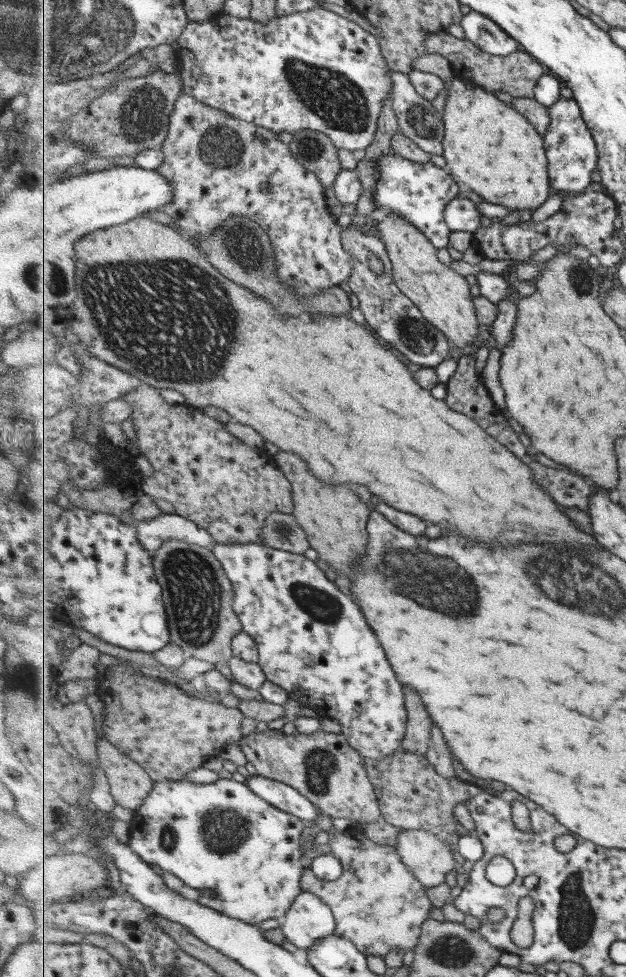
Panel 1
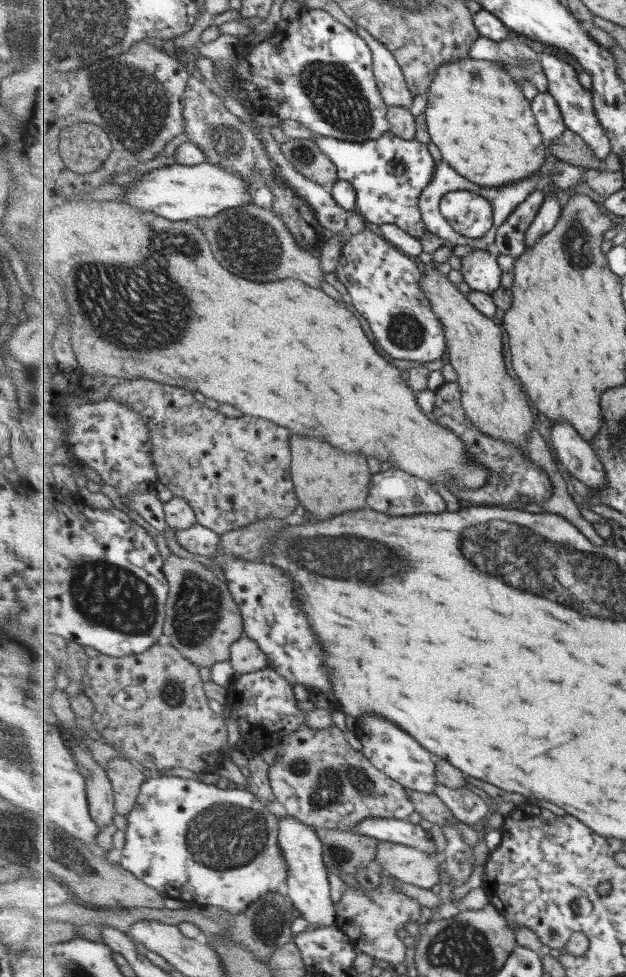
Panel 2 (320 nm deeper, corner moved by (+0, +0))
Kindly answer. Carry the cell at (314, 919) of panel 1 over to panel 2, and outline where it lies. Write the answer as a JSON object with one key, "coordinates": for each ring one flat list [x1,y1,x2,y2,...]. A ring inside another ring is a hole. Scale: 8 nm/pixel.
{"coordinates":[[290,814,280,818,278,823,280,847,288,864,288,882,285,884,287,898,297,910,300,910,301,916,309,920,311,924,316,924,316,928,336,925,337,910,331,900,329,872,324,863,321,838,317,836,317,832,311,828,311,825,301,822]]}

